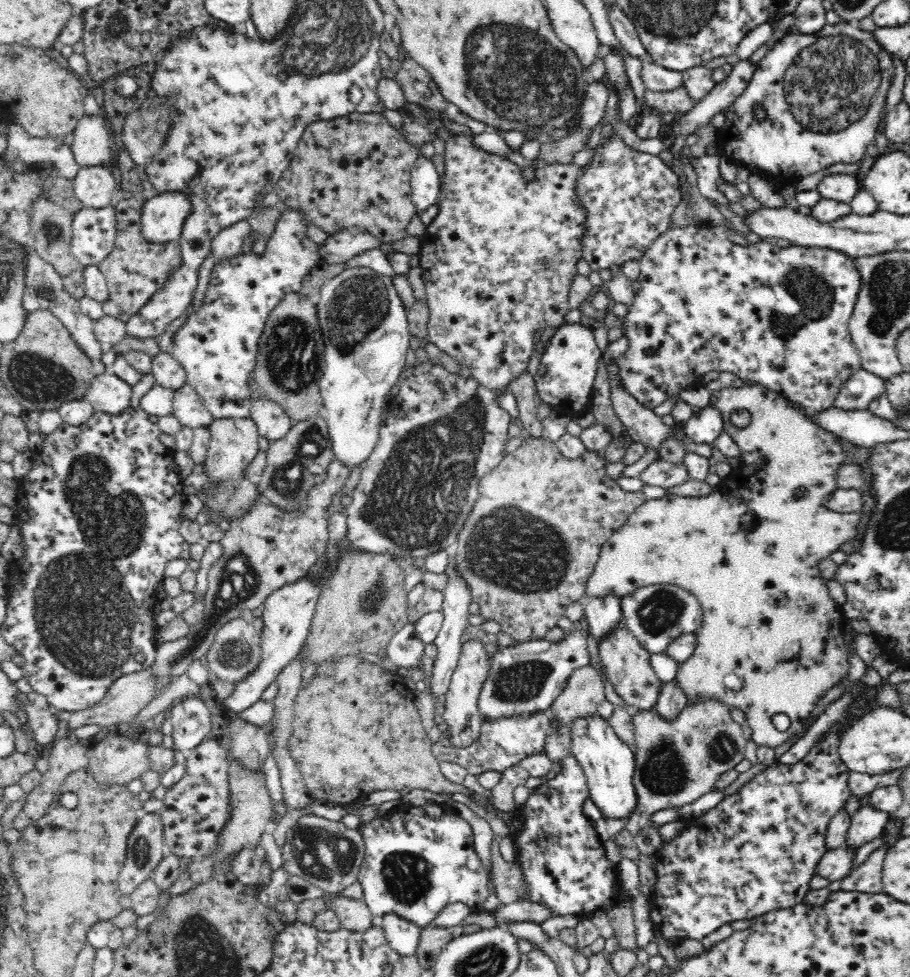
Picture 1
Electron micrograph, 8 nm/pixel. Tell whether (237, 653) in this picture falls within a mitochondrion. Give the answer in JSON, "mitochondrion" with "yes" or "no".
{"mitochondrion":"yes"}

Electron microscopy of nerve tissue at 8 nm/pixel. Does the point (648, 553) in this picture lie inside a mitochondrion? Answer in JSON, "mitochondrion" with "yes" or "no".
{"mitochondrion":"no"}

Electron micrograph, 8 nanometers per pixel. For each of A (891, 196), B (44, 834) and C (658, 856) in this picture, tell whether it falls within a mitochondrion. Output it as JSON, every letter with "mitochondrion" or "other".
{"A":"other","B":"other","C":"other"}

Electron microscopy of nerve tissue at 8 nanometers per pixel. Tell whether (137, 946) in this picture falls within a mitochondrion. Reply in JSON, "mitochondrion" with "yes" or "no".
{"mitochondrion":"no"}

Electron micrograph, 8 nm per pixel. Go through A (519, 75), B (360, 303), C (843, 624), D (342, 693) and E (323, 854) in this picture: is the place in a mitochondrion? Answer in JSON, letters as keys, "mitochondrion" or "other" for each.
{"A":"mitochondrion","B":"mitochondrion","C":"other","D":"other","E":"mitochondrion"}

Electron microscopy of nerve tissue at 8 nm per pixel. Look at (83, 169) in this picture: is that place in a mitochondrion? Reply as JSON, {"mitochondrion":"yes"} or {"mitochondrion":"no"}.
{"mitochondrion":"no"}

